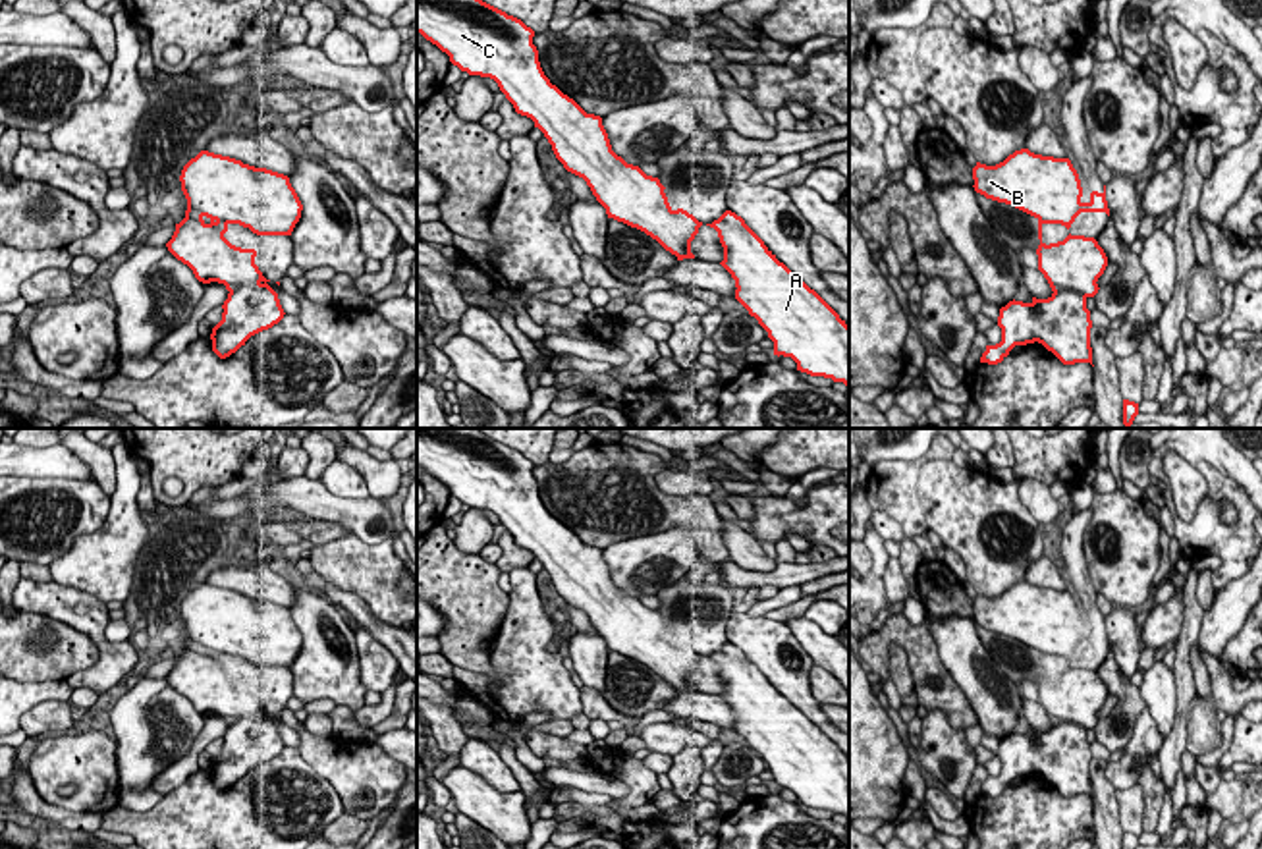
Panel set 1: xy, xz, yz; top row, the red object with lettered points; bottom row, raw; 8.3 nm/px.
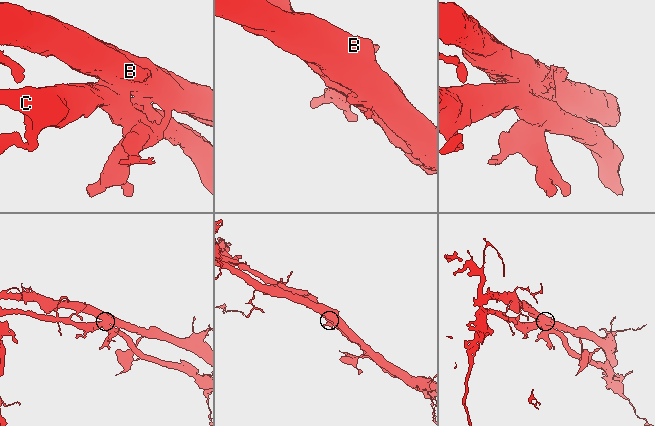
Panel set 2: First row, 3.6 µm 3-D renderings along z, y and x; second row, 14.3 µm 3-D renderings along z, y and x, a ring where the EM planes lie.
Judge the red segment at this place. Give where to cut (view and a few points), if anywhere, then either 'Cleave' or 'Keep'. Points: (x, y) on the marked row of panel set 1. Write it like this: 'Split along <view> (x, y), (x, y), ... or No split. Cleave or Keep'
Split along xy (209, 224), (242, 265), (246, 284). Cleave

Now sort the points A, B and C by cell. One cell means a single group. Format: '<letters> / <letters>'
A B / C

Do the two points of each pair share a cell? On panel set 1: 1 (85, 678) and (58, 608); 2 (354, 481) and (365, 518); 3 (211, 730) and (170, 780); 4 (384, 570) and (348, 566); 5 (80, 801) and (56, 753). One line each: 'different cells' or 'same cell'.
1: same cell
2: different cells
3: same cell
4: same cell
5: same cell

